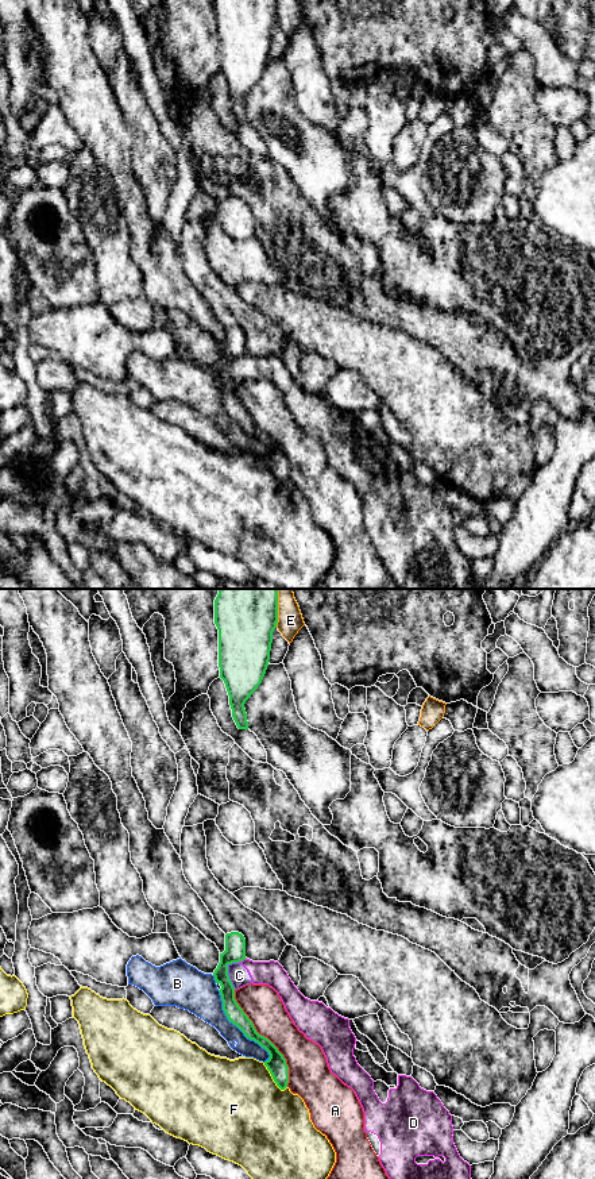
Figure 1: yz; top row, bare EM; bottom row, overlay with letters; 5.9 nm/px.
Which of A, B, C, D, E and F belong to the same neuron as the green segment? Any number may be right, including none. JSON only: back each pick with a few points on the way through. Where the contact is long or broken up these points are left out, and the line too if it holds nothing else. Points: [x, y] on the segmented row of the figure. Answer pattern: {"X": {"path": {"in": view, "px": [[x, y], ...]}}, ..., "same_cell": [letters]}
{"same_cell": []}

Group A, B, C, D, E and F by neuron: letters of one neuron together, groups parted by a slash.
A / B / C D / E / F

